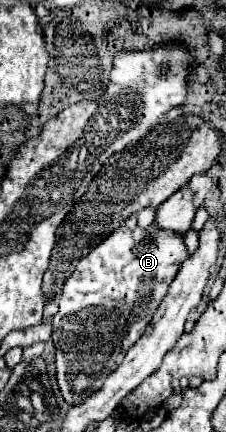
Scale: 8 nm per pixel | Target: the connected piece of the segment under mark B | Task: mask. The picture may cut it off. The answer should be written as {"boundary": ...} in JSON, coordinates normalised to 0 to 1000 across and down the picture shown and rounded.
{"boundary":[[[540,521],[496,544],[478,544],[434,572],[416,572],[381,595],[345,604],[327,632],[283,650],[283,674],[257,697],[265,720],[230,734],[239,748],[230,789],[248,803],[257,891],[301,938],[363,933],[381,914],[434,905],[434,896],[451,896],[460,877],[504,859],[504,850],[540,840],[558,813],[619,785],[681,720],[726,697],[743,664],[770,650],[770,637],[788,632],[823,595],[832,595],[832,576],[796,539],[735,535],[699,521],[664,521],[646,530],[628,525],[566,530],[558,521]]]}

